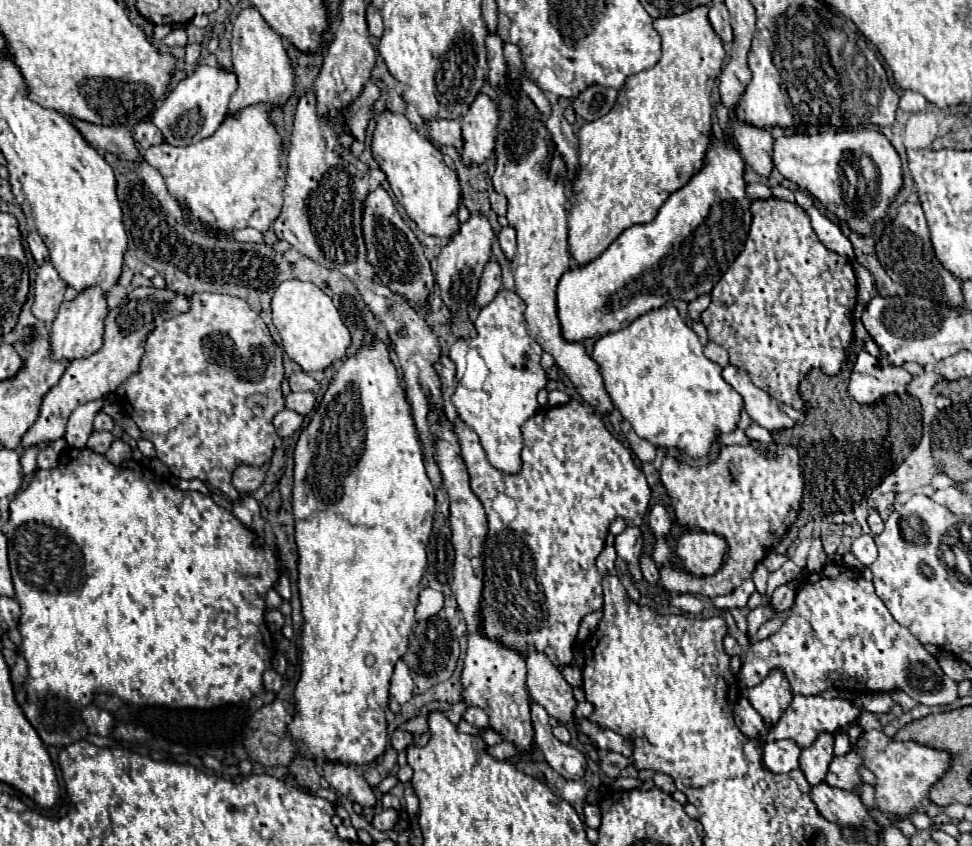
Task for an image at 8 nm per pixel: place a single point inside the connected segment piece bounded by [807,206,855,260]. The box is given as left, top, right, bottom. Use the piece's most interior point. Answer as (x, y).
(829, 233)

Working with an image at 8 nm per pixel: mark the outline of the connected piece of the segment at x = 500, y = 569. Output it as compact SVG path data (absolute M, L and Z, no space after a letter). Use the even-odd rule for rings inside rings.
M571 400L565 406L541 408L523 424L523 468L515 476L503 474L489 464L477 434L467 424L457 420L455 432L461 442L461 456L469 470L471 490L481 500L489 522L489 532L483 544L485 588L481 592L485 636L489 636L489 640L501 640L501 644L509 644L509 648L517 648L521 654L535 648L557 668L567 666L573 660L573 642L577 638L579 622L585 614L603 608L601 576L595 560L605 546L609 524L611 520L623 518L627 526L639 526L649 508L651 488L647 486L643 472L635 466L631 452L611 436L603 420L591 408L577 400ZM501 492L517 500L519 514L511 524L503 524L499 514L491 508L493 498Z

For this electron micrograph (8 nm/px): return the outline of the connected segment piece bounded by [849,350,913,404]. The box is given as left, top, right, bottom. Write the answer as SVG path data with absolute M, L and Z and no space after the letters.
M869 352L857 356L855 368L849 380L849 394L859 404L873 404L887 394L893 394L899 388L905 388L911 382L911 374L903 368L877 368L877 358Z

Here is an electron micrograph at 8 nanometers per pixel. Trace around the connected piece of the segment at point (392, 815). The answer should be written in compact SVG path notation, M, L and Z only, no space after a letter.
M387 808L387 810L379 812L379 814L375 814L373 826L375 826L377 830L391 830L397 820L399 820L399 812L393 810L393 808Z

